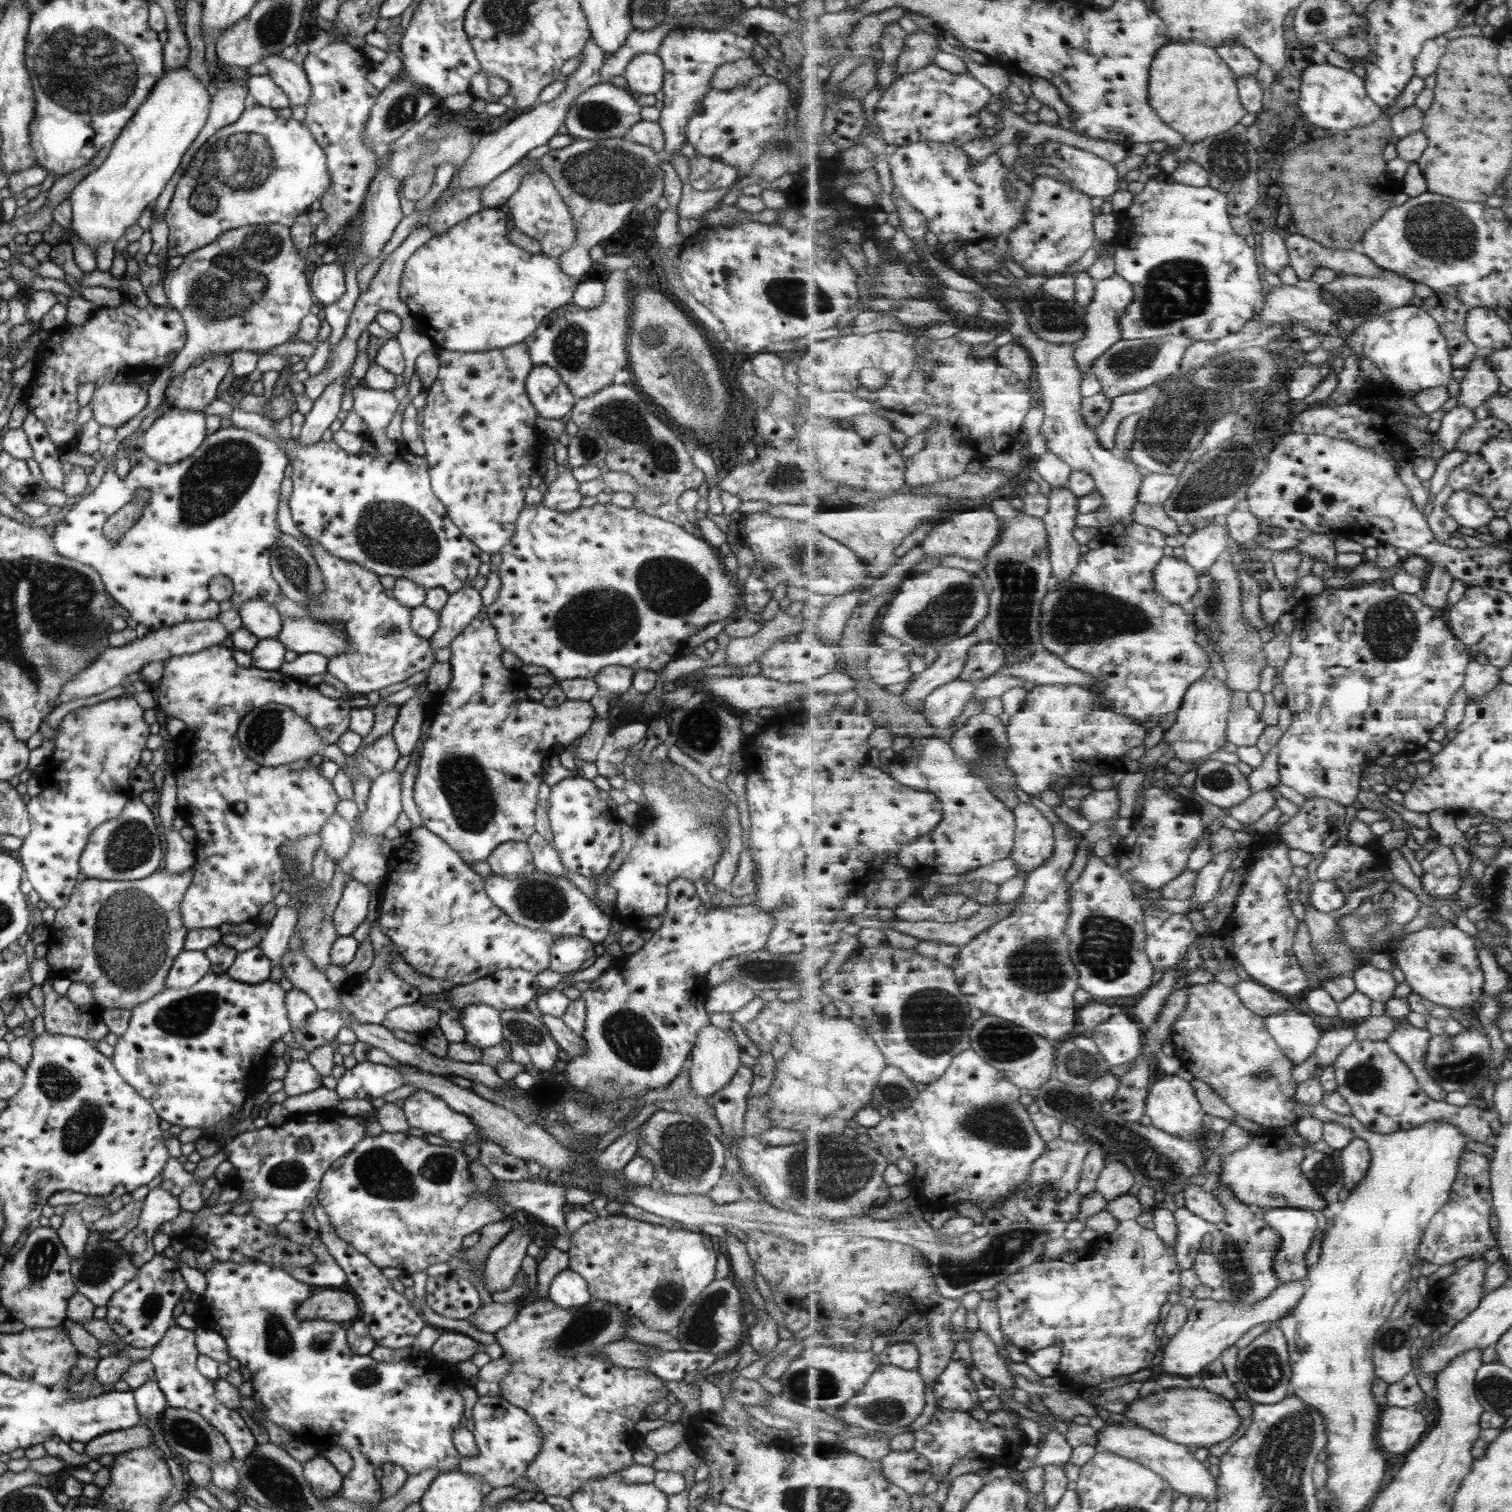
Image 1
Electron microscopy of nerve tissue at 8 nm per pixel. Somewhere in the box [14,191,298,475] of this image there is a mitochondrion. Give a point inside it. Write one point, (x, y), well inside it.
(234, 280)

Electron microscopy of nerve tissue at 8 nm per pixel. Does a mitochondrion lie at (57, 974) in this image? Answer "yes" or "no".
no

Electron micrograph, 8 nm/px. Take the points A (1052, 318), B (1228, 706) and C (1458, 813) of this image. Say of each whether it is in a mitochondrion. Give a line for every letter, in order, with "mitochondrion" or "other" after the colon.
A: mitochondrion
B: other
C: other

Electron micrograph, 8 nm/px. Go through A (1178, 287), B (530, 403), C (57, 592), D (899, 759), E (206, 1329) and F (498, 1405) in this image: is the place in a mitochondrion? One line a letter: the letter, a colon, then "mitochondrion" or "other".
A: mitochondrion
B: other
C: mitochondrion
D: other
E: other
F: other

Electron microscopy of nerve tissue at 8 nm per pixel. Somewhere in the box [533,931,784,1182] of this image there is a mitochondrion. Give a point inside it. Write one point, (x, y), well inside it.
(632, 1037)

